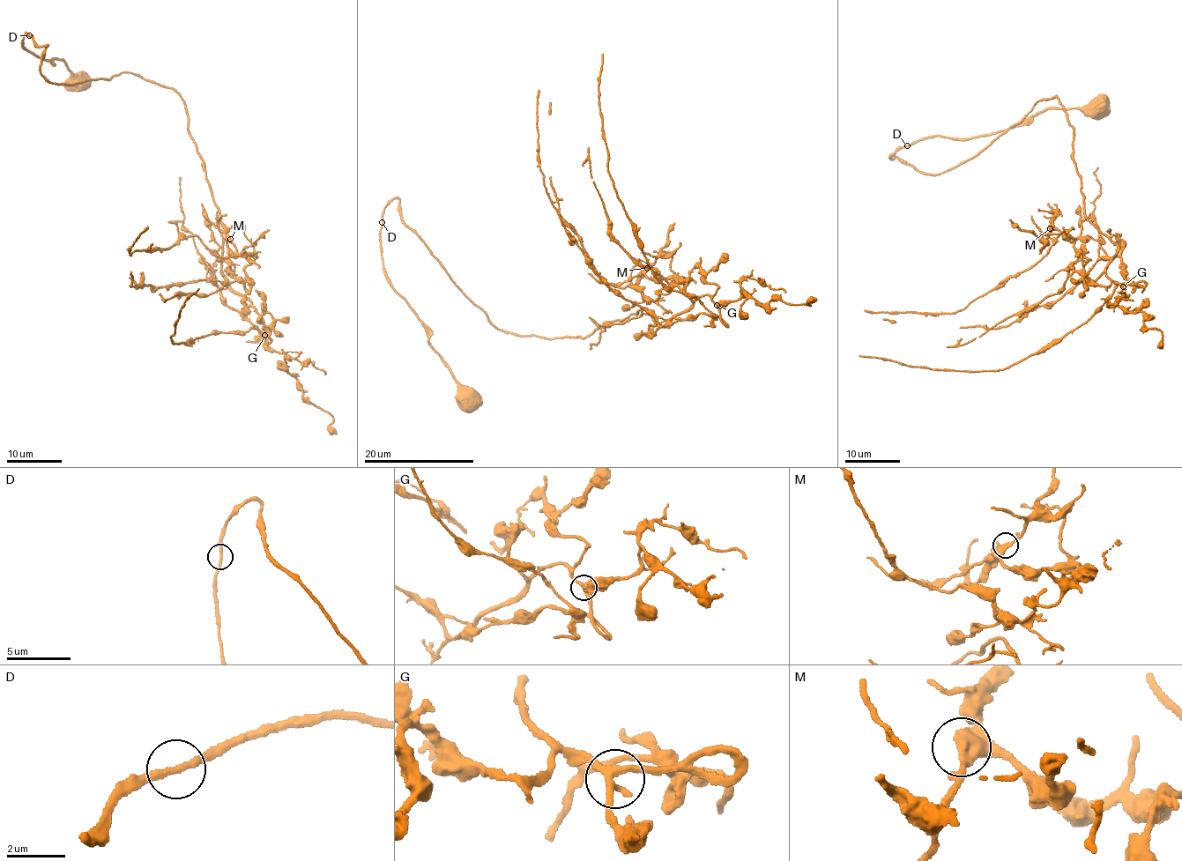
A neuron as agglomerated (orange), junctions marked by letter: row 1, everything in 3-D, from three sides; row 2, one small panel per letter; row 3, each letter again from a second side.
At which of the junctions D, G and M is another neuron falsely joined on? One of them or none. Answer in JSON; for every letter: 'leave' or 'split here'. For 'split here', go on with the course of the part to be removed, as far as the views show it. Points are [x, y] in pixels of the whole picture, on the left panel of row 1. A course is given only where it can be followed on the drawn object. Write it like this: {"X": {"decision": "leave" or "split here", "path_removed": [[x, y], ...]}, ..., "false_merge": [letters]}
{"D": {"decision": "leave"}, "G": {"decision": "leave"}, "M": {"decision": "leave"}, "false_merge": []}

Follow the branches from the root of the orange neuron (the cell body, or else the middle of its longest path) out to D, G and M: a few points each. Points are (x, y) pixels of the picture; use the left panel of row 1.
D: (78, 82), (80, 80), (65, 62), (55, 56), (45, 59), (25, 48), (23, 39), (26, 32), (30, 36)
G: (78, 82), (26, 32), (54, 85), (123, 72), (180, 95), (220, 267), (264, 335)
M: (78, 82), (26, 32), (54, 85), (123, 72), (180, 95), (243, 311), (254, 258), (230, 239)

